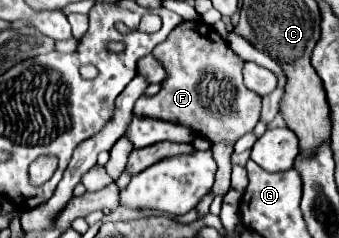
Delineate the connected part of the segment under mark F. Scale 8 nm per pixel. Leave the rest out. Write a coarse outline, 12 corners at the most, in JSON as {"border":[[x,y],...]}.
{"border":[[204,22],[152,54],[168,78],[134,114],[192,126],[212,144],[254,130],[260,96]]}

